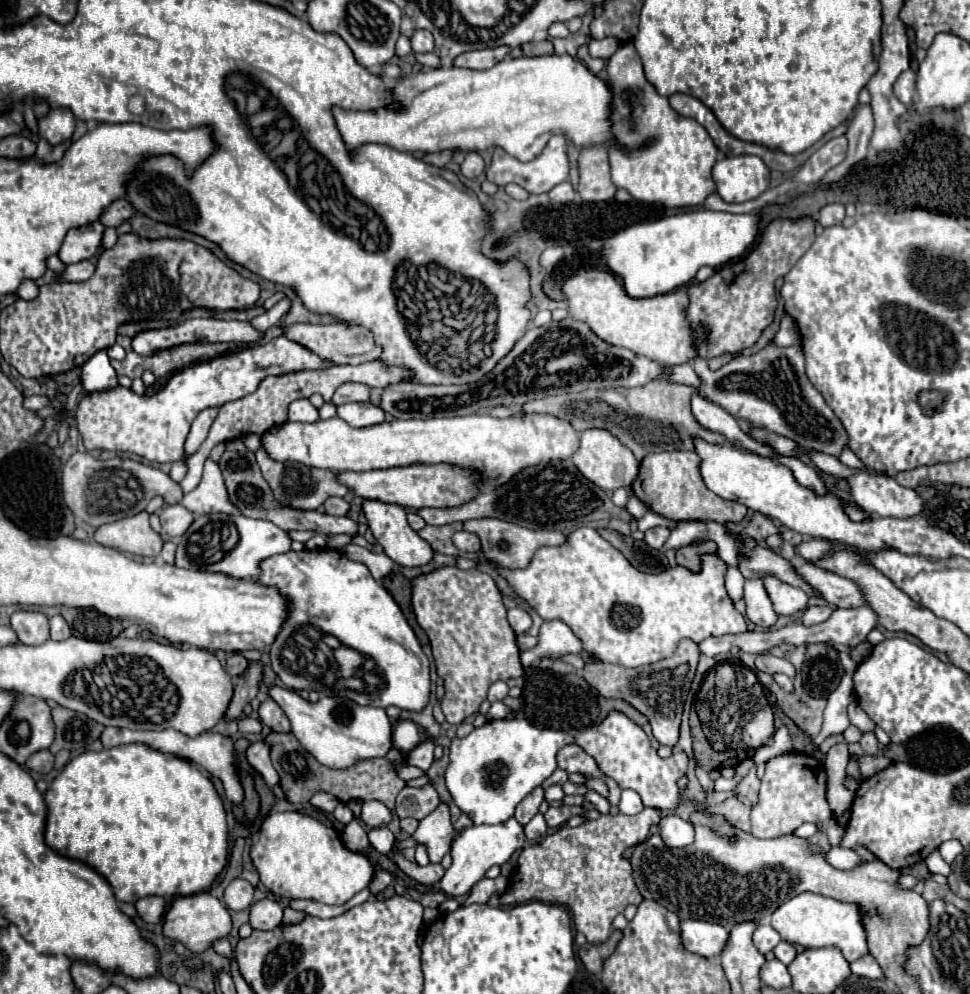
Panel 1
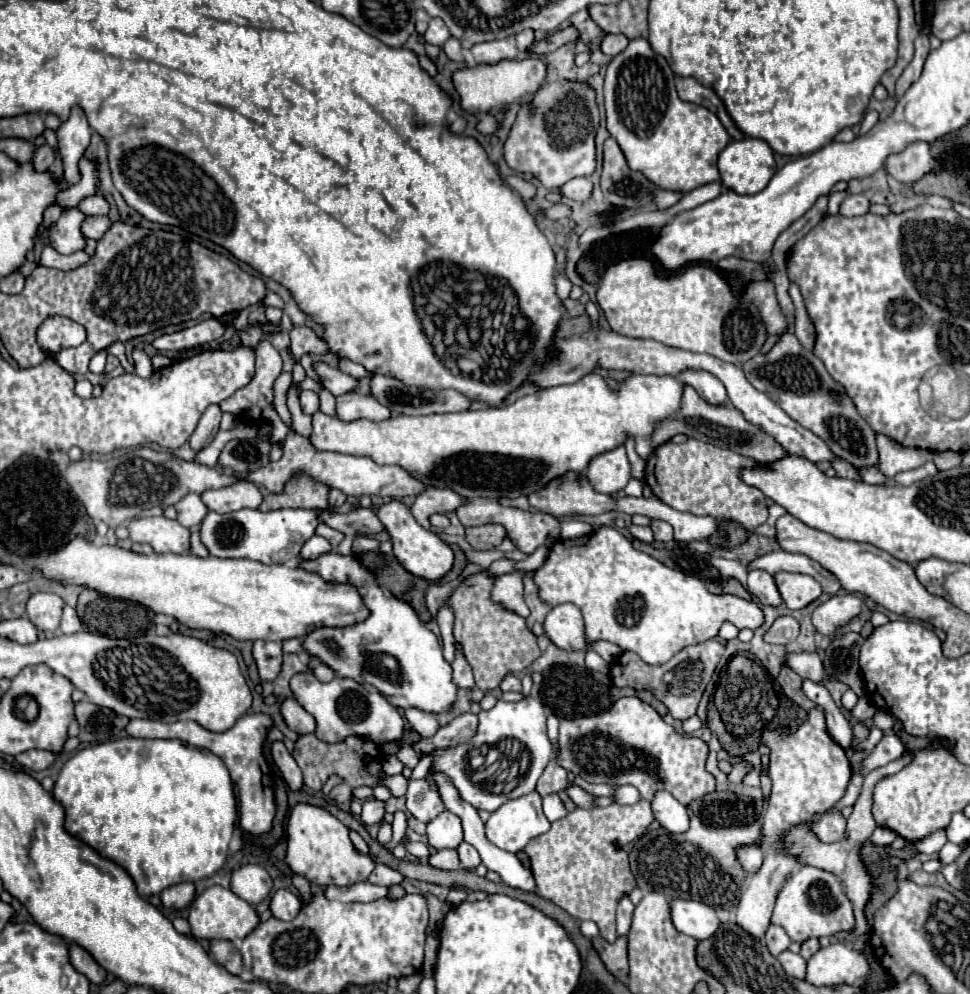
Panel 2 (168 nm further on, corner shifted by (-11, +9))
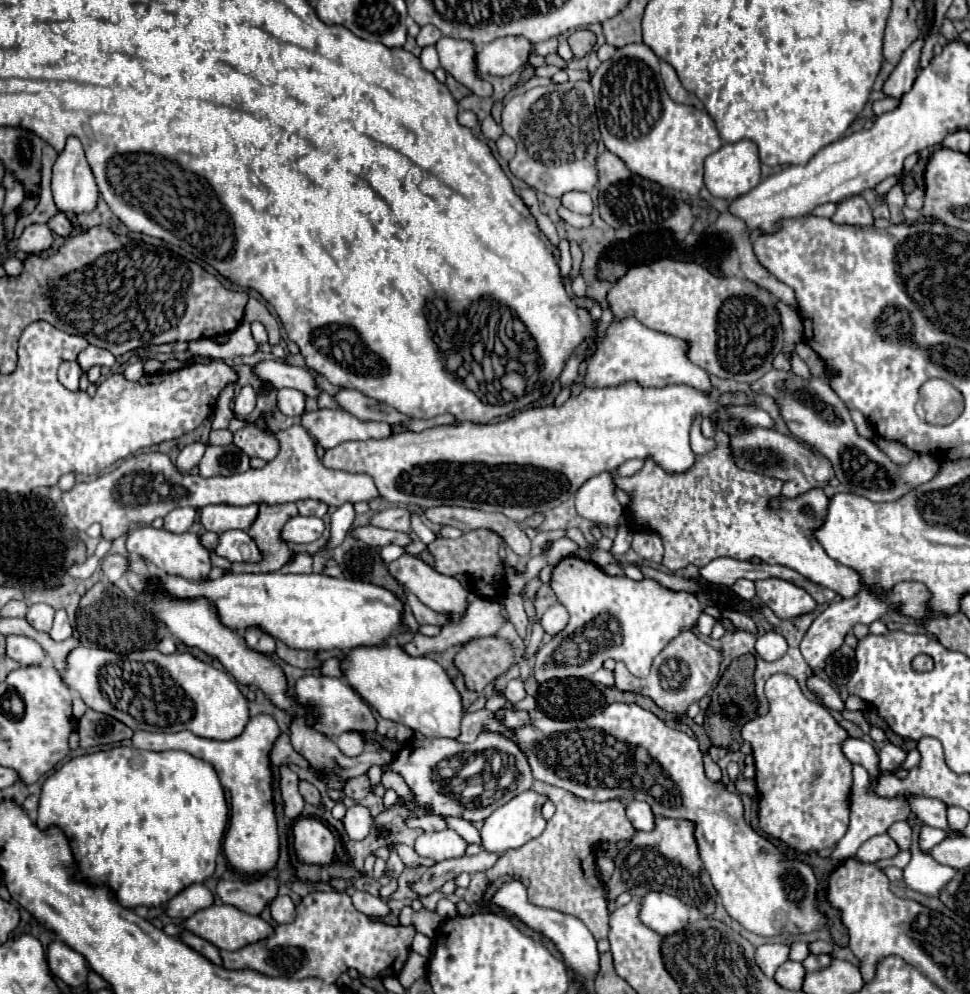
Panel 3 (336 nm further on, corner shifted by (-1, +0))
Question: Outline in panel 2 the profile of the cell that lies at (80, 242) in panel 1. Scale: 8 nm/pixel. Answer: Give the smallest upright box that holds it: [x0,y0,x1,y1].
[49,208,85,254]

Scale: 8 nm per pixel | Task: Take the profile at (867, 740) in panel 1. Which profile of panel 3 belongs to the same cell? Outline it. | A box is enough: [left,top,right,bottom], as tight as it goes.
[877,743,905,773]

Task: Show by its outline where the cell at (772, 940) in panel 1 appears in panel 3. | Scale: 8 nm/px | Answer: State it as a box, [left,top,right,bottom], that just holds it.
[755,943,789,977]

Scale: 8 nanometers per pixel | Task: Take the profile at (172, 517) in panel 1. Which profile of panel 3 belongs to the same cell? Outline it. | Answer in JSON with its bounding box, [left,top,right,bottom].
[165,507,195,533]

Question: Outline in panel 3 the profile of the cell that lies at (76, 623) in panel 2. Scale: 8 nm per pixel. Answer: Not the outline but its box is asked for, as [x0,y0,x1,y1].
[49,611,73,641]

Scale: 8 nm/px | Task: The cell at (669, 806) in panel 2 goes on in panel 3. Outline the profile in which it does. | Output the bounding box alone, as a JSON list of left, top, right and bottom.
[627,801,655,831]

